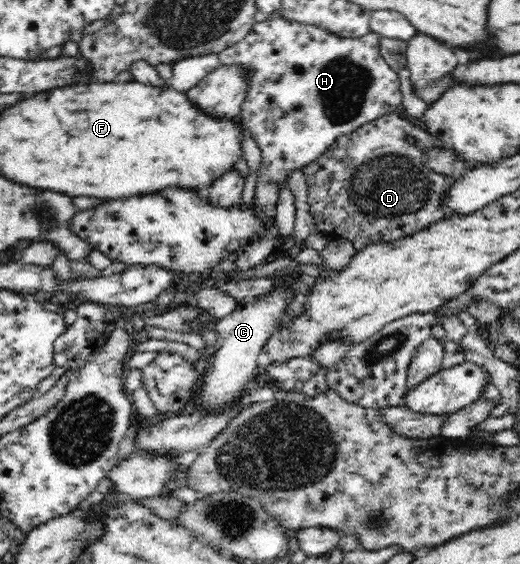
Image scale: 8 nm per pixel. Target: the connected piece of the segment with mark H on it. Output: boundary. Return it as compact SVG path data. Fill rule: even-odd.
M272 17L262 23L253 23L252 30L240 41L219 52L221 64L236 64L251 72L249 89L239 111L240 121L250 130L261 149L261 162L256 175L254 203L256 219L260 221L259 238L247 243L238 252L235 264L238 272L248 272L270 260L269 256L279 239L276 228L276 207L281 191L280 183L287 184L291 174L301 171L314 162L336 138L350 134L358 126L366 124L390 112L397 111L403 101L400 81L396 71L378 53L380 37L370 31L360 38L340 38L316 26L284 21Z

